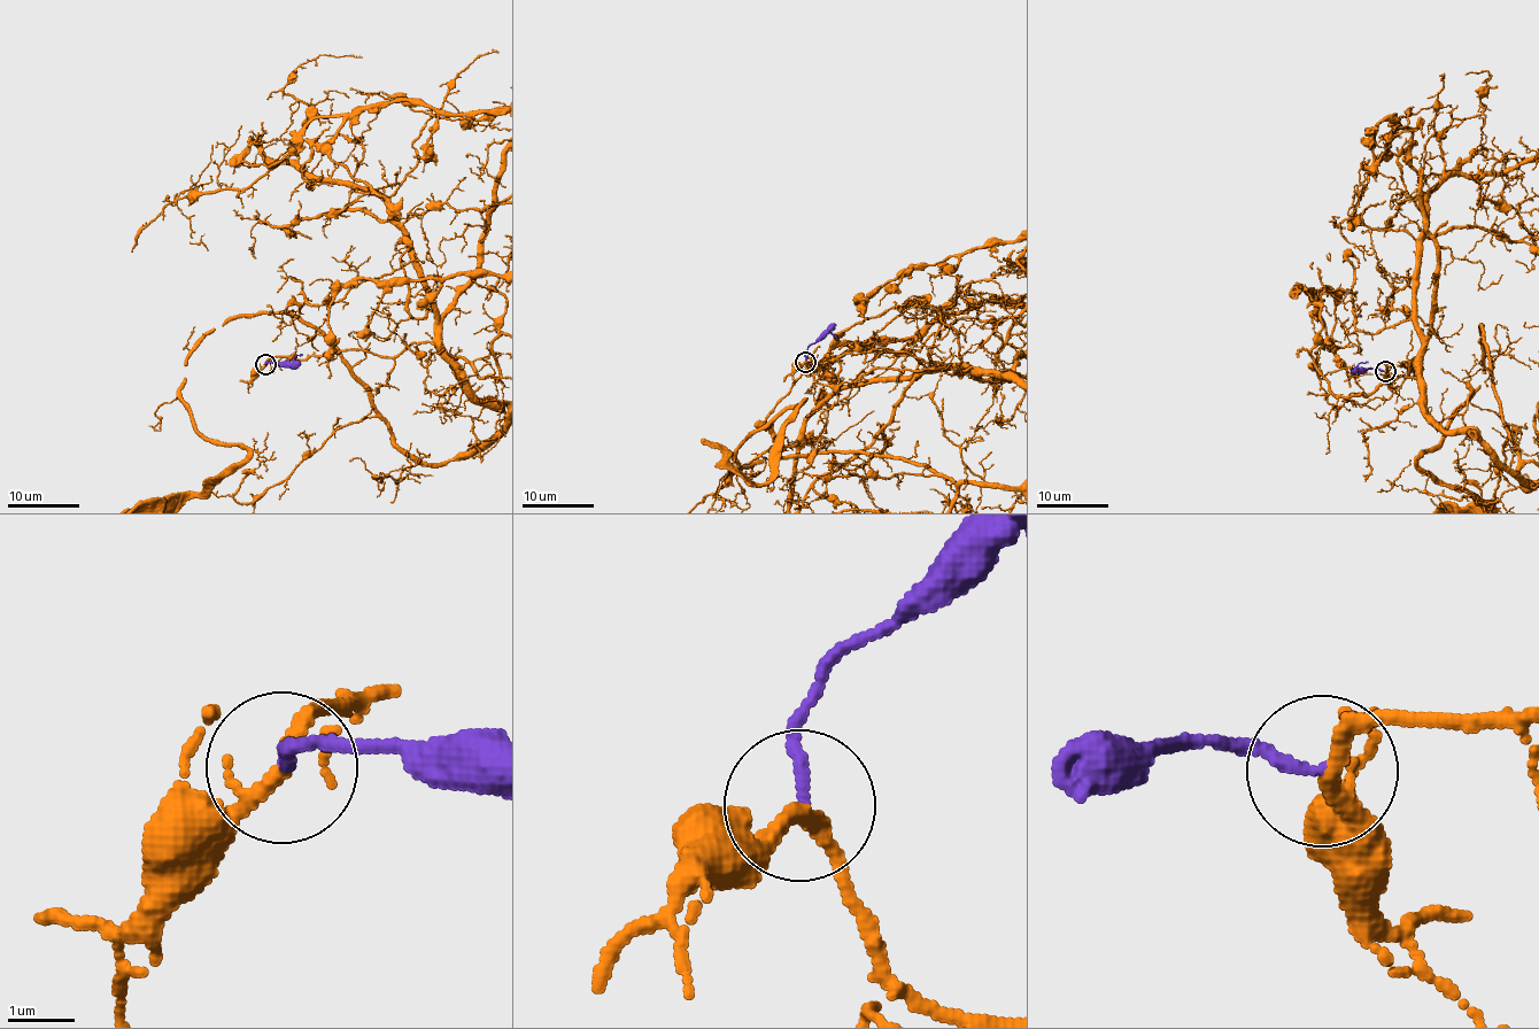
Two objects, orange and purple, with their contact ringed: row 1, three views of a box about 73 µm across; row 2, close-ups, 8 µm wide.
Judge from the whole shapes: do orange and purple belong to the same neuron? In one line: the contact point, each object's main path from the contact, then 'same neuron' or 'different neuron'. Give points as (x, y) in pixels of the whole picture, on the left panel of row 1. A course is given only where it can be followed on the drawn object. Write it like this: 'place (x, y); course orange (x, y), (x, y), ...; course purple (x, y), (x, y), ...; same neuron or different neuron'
place (265, 364); course orange (265, 365), (431, 341), (508, 422), (454, 461), (416, 463), (365, 417), (252, 502), (180, 498); course purple (265, 365), (293, 361), (302, 354); different neuron

